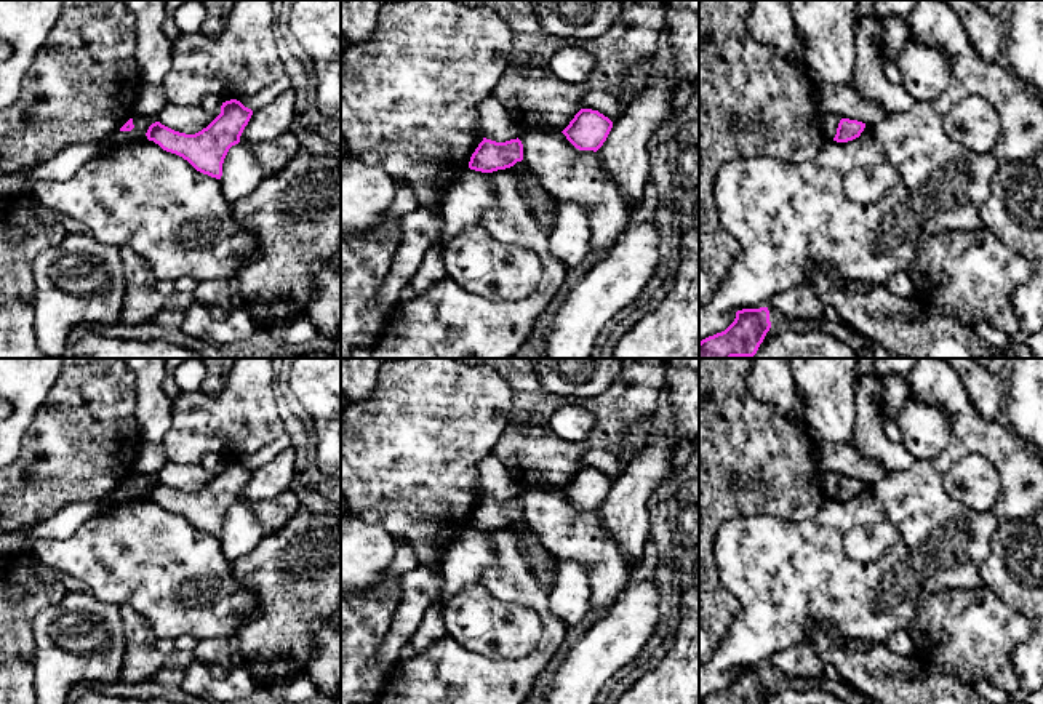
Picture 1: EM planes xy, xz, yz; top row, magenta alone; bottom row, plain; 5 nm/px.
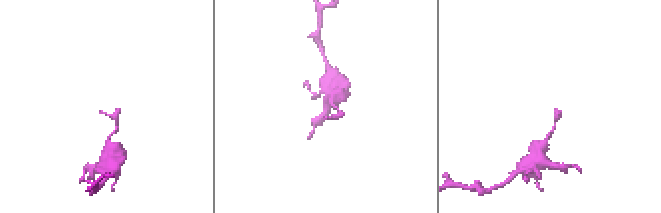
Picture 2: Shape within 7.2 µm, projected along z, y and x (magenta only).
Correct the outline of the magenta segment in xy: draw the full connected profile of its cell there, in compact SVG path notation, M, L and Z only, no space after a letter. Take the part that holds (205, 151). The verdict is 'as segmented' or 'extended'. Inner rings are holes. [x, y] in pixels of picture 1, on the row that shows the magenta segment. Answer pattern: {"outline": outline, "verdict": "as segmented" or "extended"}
{"outline": "M230 99L222 102L221 114L195 134L179 133L155 122L146 136L163 150L187 160L197 171L221 179L224 158L229 149L240 142L251 115L251 109Z", "verdict": "as segmented"}

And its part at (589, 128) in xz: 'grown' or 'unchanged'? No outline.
unchanged

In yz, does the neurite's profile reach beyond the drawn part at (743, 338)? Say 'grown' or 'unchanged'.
unchanged

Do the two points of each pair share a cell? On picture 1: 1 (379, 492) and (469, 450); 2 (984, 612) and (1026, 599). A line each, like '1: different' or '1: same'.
1: same
2: different

